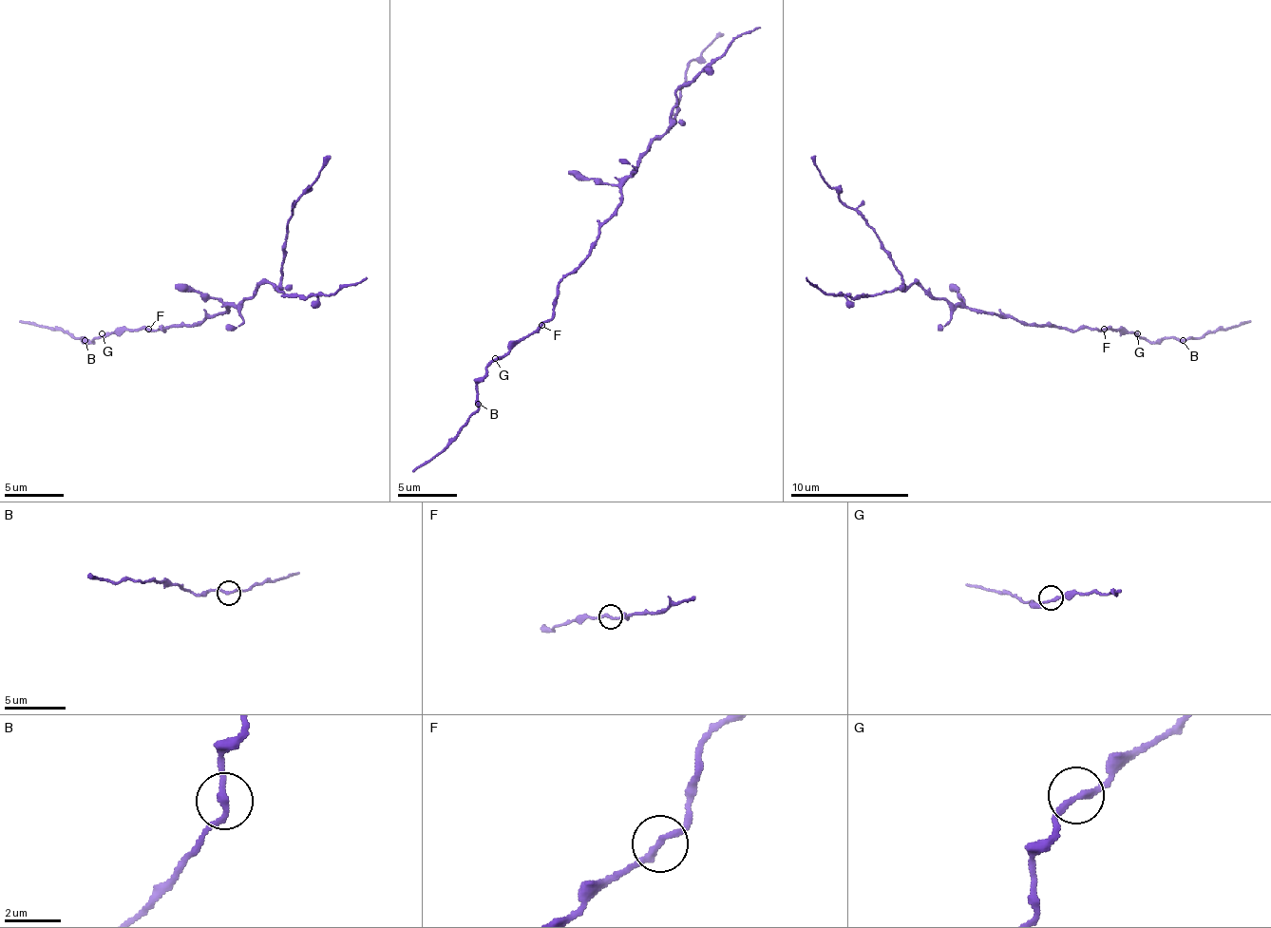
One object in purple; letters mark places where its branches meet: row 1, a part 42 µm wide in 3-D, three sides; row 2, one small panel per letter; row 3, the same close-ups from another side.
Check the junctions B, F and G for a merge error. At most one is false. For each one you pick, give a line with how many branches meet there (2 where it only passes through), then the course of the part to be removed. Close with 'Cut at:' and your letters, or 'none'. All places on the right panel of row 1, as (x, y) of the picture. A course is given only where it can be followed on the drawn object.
F: 2 | (1105, 328), (1021, 325), (906, 283), (880, 236), (850, 209), (811, 156)
Cut at: F

